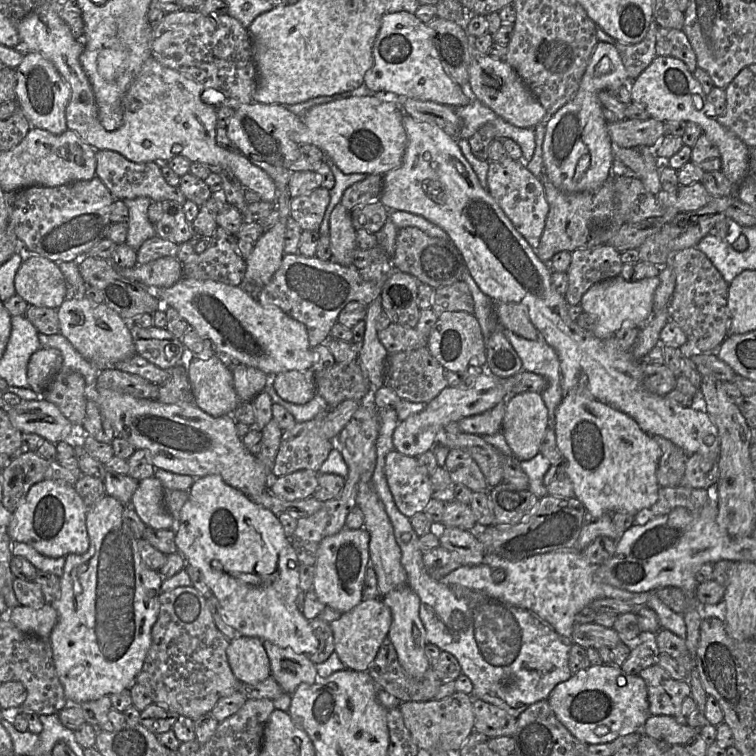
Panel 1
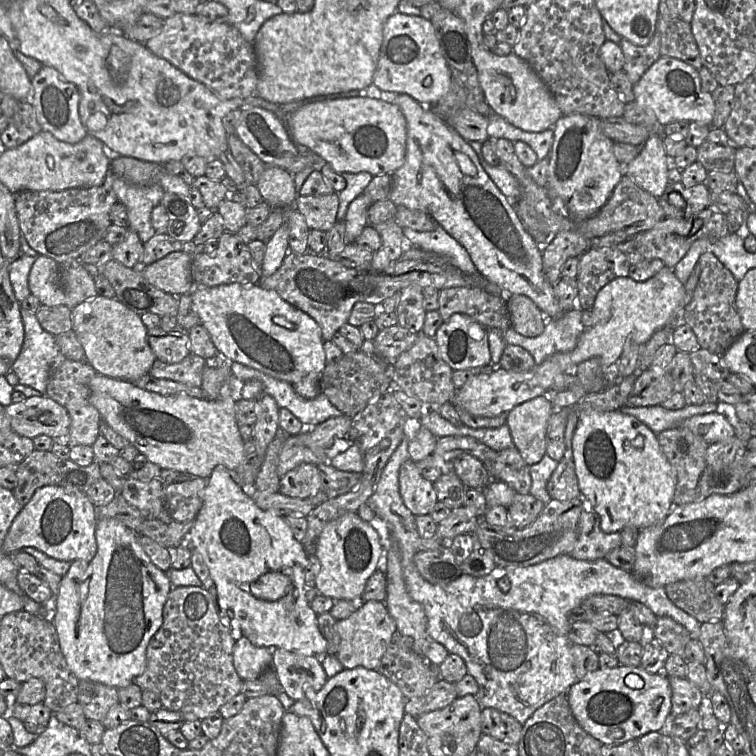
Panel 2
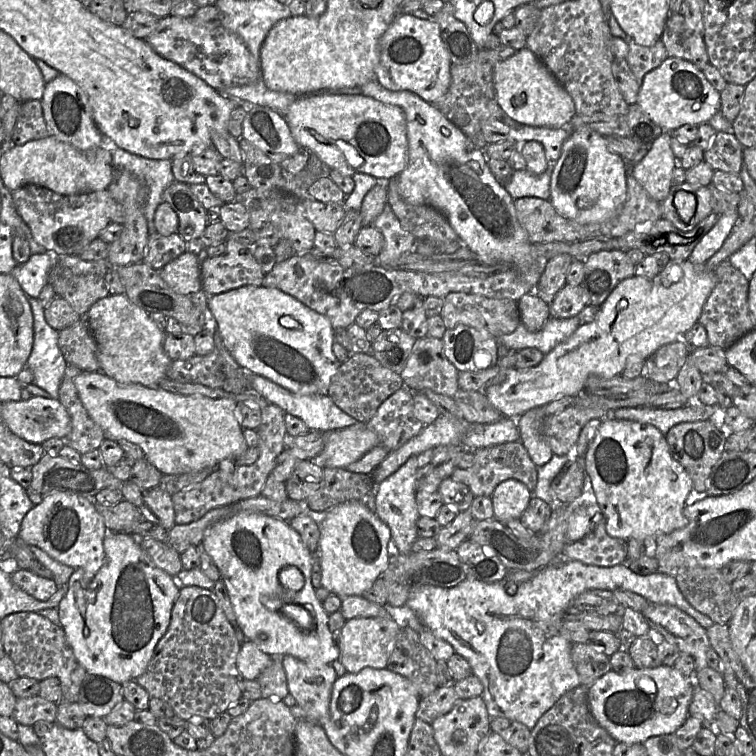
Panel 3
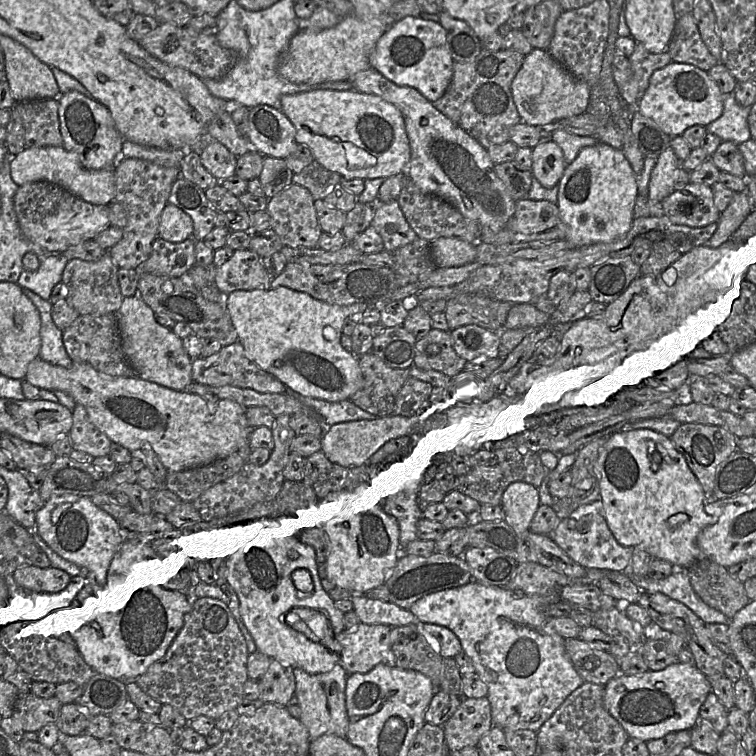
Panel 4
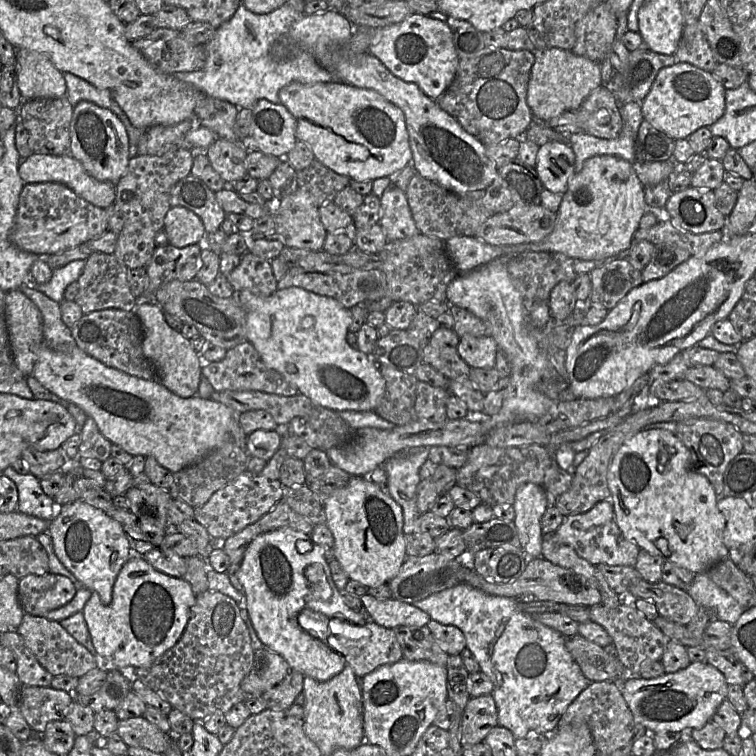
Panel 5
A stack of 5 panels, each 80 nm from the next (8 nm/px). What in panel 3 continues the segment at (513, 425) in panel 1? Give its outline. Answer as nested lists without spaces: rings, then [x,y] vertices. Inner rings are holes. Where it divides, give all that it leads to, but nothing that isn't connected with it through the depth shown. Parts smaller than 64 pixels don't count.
[[[538,408],[528,410],[517,418],[519,440],[537,467],[548,463],[553,456],[553,452],[542,434],[544,419],[545,417],[540,417]]]

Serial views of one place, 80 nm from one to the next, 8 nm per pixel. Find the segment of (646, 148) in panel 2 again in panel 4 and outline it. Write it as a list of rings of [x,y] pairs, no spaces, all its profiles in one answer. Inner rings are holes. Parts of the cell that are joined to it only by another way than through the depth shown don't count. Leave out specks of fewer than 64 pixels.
[[[671,146],[656,158],[647,195],[653,203],[661,203],[674,191],[674,171],[679,166],[681,166],[681,161],[677,158]]]

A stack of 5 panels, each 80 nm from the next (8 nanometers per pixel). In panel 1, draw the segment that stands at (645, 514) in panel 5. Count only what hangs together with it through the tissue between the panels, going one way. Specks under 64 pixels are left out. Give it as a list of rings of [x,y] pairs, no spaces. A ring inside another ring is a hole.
[[[580,375],[580,384],[567,392],[555,411],[554,430],[556,444],[566,463],[567,474],[573,484],[574,497],[593,518],[601,518],[613,512],[631,515],[651,507],[658,499],[660,485],[657,468],[661,450],[654,439],[644,432],[629,415],[595,399],[587,390],[587,379]]]

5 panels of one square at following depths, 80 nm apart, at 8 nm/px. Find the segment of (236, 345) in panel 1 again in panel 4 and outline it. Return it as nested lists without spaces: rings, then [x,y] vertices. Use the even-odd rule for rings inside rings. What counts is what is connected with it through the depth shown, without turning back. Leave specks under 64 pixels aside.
[[[472,262],[459,267],[437,267],[423,283],[401,287],[369,305],[329,304],[287,287],[234,291],[225,296],[224,303],[237,332],[237,342],[243,345],[249,360],[298,395],[341,402],[350,400],[363,385],[358,356],[346,351],[341,345],[346,322],[359,321],[366,310],[381,311],[387,304],[402,301],[418,290],[458,284],[483,265]]]

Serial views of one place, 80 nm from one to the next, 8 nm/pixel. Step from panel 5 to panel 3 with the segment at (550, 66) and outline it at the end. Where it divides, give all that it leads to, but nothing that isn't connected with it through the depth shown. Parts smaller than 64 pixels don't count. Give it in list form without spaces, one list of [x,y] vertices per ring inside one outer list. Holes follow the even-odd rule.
[[[529,49],[497,63],[493,73],[499,106],[513,121],[530,127],[565,127],[576,116],[573,99],[542,61]]]

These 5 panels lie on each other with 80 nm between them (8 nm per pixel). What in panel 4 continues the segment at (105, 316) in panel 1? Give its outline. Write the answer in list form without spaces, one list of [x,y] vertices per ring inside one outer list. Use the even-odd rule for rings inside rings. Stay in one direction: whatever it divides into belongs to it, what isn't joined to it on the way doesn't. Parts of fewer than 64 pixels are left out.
[[[138,296],[124,297],[115,313],[119,325],[123,353],[136,377],[166,388],[184,392],[193,383],[192,361],[183,347],[182,338],[155,319],[155,312]]]

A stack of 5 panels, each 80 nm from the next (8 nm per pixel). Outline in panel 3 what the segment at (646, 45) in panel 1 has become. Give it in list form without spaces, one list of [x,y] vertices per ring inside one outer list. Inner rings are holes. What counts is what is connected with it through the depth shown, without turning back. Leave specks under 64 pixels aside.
[[[629,36],[626,37],[625,41],[629,46],[626,60],[634,77],[641,85],[644,76],[657,68],[669,56],[661,40],[649,47],[636,44]]]

